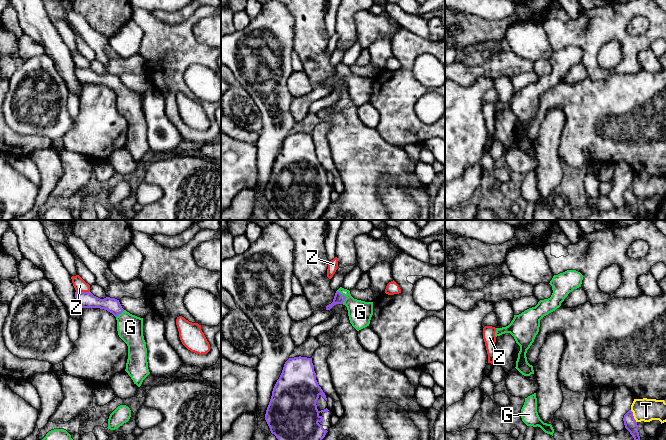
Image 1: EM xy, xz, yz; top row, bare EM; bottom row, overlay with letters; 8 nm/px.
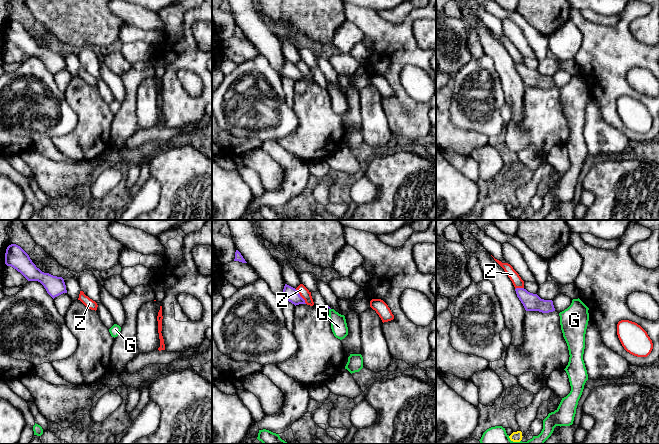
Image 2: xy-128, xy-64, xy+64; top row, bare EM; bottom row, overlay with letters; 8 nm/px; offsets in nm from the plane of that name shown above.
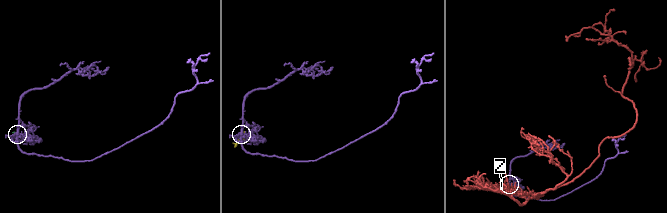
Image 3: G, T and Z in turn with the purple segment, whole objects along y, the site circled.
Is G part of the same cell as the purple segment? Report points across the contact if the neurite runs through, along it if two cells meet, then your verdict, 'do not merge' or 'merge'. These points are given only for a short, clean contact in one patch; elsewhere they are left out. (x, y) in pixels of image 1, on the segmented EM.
way xz (338, 298), (344, 296), (360, 312); merge

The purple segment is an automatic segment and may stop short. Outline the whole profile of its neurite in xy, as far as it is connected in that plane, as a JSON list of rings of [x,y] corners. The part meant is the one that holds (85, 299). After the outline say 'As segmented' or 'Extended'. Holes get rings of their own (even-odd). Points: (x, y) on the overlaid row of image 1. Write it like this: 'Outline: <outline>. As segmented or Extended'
Outline: [[[75,292],[75,298],[81,308],[100,308],[112,313],[117,320],[119,337],[128,346],[128,359],[125,371],[138,387],[150,374],[147,362],[147,348],[143,336],[143,318],[124,310],[115,298],[100,299],[89,292]]]. Extended

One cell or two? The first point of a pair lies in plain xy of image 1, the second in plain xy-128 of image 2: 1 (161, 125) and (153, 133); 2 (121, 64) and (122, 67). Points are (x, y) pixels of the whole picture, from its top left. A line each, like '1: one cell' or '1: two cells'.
1: two cells
2: one cell

